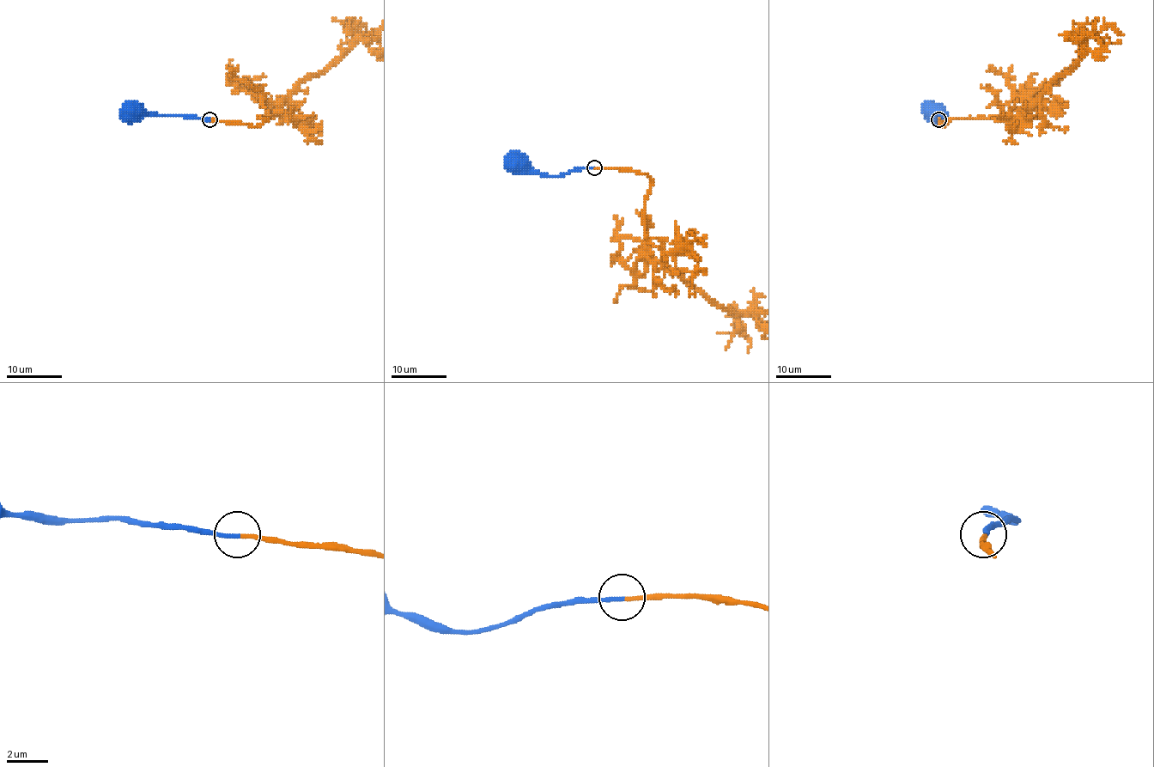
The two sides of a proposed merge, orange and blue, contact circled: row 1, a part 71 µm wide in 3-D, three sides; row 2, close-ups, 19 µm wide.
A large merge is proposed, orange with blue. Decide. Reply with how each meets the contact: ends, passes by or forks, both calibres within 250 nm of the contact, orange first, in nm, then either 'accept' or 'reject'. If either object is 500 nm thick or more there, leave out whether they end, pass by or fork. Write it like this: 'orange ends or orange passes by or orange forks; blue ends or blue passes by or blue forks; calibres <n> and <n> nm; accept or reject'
orange ends; blue ends; calibres 190 and 190 nm; accept

